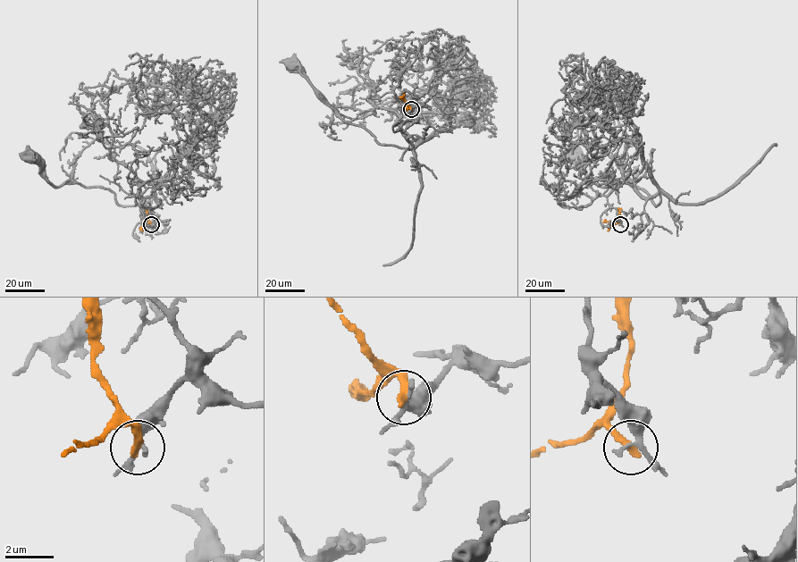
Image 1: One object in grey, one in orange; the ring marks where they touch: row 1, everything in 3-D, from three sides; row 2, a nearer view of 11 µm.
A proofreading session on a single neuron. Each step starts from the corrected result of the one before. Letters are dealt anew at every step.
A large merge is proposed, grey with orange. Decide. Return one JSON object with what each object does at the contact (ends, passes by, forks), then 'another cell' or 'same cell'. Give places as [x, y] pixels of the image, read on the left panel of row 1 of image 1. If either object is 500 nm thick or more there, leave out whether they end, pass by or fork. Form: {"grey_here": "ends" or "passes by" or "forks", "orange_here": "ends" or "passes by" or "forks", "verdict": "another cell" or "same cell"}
{"grey_here": "passes by", "orange_here": "ends", "verdict": "another cell"}

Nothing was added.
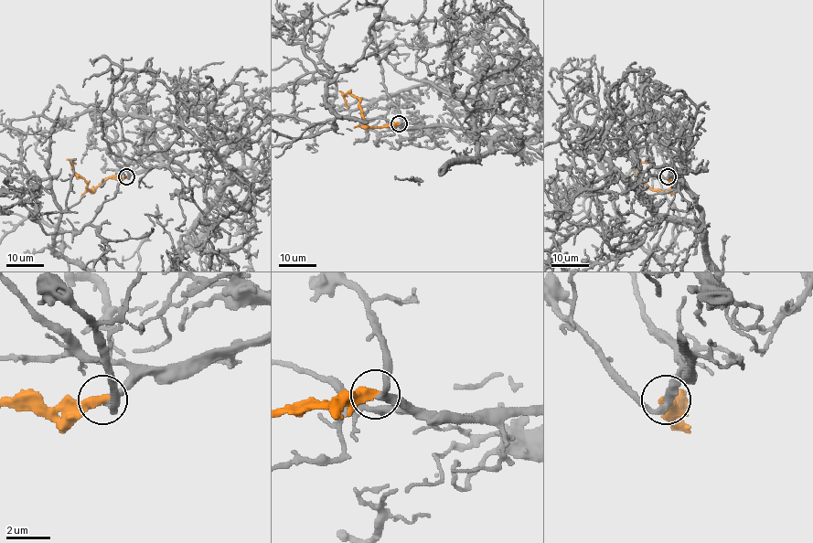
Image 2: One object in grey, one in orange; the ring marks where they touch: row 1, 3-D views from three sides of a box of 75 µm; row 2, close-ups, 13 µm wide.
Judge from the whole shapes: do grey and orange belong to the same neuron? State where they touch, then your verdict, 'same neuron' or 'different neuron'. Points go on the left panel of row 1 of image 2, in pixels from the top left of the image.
at (126, 176); same neuron

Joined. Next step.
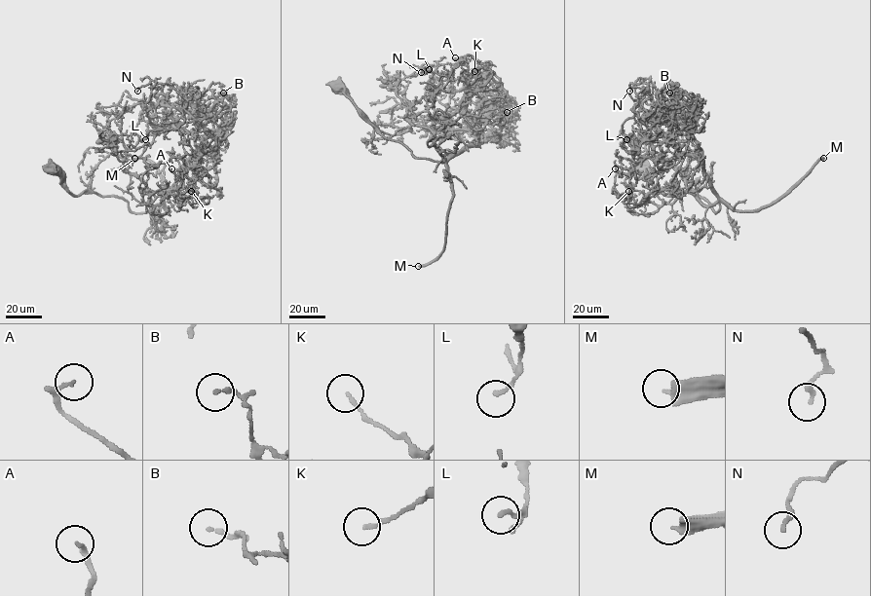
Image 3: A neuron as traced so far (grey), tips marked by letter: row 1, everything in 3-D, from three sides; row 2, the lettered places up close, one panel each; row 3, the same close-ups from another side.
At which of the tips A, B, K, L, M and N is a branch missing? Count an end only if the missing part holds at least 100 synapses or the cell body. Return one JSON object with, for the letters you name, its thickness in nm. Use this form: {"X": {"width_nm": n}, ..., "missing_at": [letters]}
{"M": {"width_nm": 440}, "missing_at": ["M"]}

